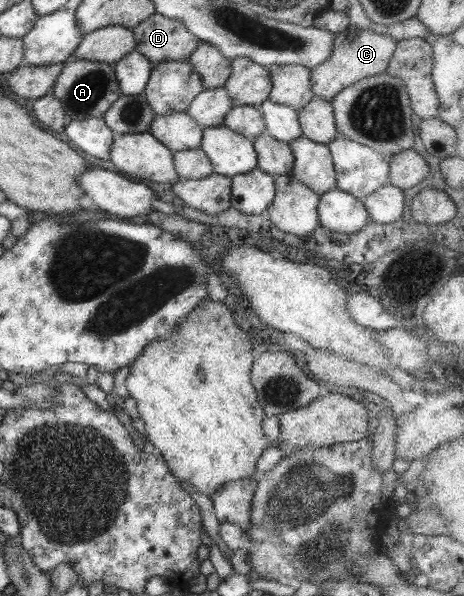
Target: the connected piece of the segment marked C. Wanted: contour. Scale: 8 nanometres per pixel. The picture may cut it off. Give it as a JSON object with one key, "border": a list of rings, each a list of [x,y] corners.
{"border":[[[348,26],[336,33],[331,55],[322,64],[310,68],[309,81],[313,96],[331,101],[343,88],[368,76],[382,74],[395,48],[396,40],[370,30]]]}

